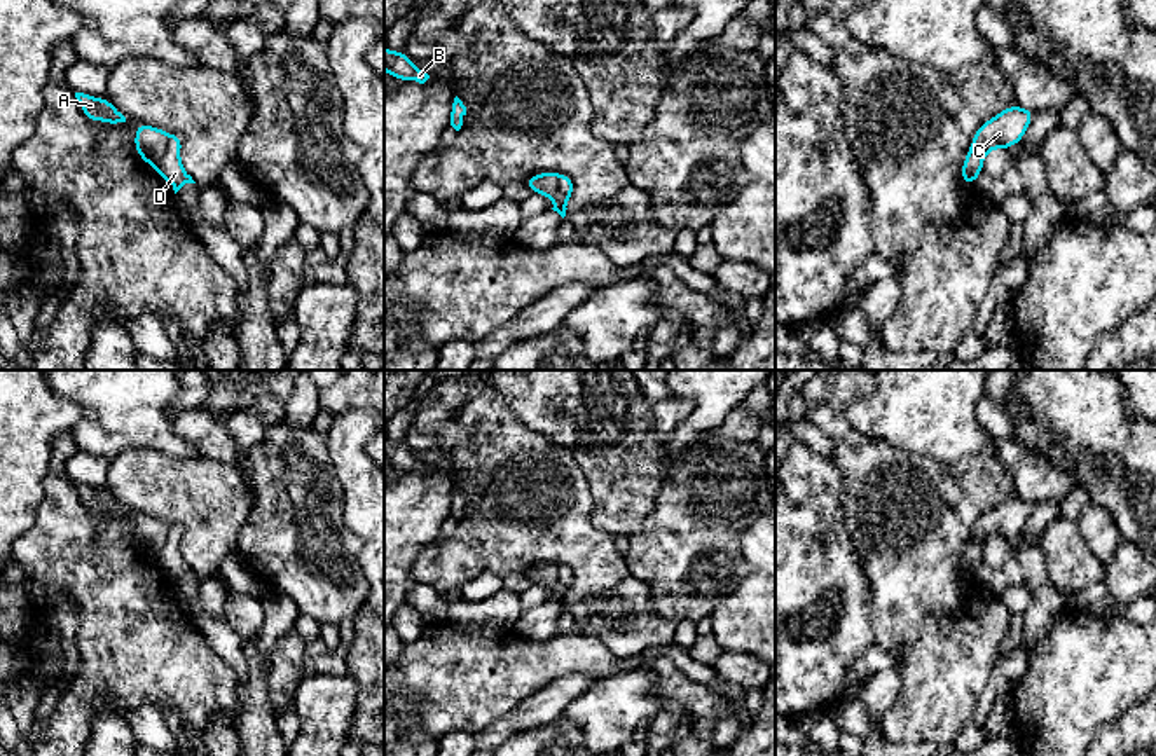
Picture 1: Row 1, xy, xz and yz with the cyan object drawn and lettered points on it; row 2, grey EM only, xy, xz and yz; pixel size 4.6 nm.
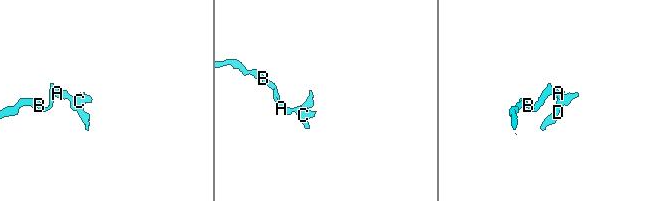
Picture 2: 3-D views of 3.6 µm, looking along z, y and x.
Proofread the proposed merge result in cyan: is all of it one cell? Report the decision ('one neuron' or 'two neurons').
two neurons

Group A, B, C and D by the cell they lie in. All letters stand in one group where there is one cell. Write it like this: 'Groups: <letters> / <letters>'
Groups: A B C / D

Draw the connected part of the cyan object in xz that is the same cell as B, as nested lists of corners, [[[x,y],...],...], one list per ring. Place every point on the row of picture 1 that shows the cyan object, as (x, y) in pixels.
[[[384,47],[384,70],[396,80],[416,80],[424,84],[430,75],[417,68],[407,56],[405,51],[393,52]]]

